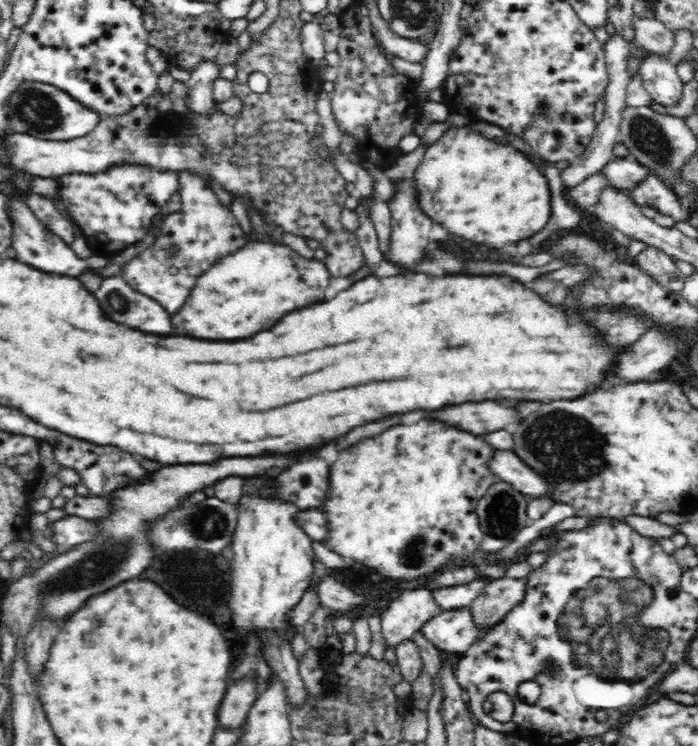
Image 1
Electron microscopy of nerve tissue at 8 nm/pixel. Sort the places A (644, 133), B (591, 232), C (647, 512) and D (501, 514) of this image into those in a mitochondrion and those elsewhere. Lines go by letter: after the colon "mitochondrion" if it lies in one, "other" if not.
A: mitochondrion
B: other
C: other
D: mitochondrion

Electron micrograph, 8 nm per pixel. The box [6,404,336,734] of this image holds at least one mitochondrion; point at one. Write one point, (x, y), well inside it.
(99, 564)

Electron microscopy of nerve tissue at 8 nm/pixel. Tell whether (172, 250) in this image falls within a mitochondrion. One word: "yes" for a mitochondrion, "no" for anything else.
yes

